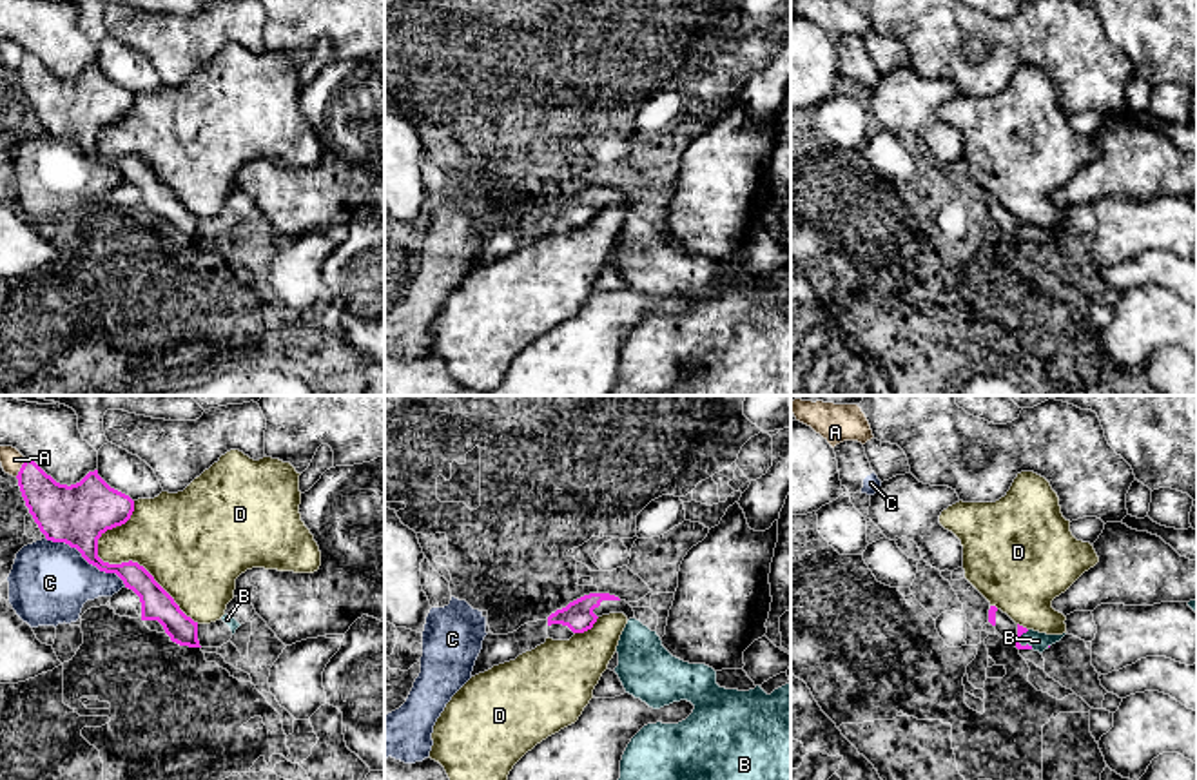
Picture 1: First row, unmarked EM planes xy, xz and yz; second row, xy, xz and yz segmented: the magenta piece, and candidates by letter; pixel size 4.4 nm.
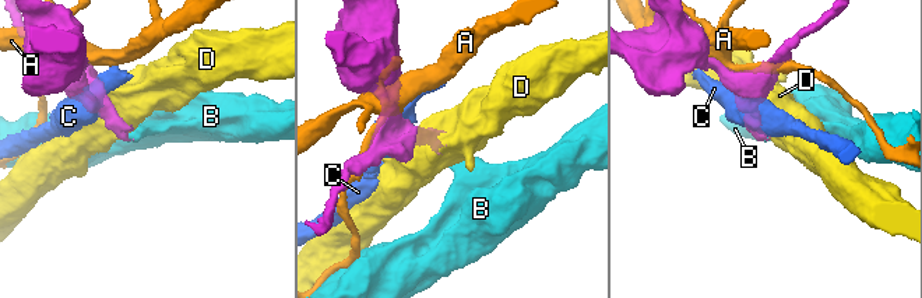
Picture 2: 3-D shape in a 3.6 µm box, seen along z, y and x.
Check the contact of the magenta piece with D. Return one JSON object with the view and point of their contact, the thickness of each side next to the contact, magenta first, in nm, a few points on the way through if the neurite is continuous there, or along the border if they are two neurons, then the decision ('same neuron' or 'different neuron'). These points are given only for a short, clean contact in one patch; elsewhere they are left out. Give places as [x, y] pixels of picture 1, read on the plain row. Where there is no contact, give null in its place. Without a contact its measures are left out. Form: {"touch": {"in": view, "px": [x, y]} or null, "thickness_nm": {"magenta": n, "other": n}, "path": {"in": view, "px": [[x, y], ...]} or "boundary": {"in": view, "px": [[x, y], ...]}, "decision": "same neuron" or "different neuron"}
{"touch": {"in": "xy", "px": [118, 158]}, "thickness_nm": {"magenta": 220, "other": 340}, "decision": "different neuron"}

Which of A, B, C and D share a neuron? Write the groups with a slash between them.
A / B / C / D

